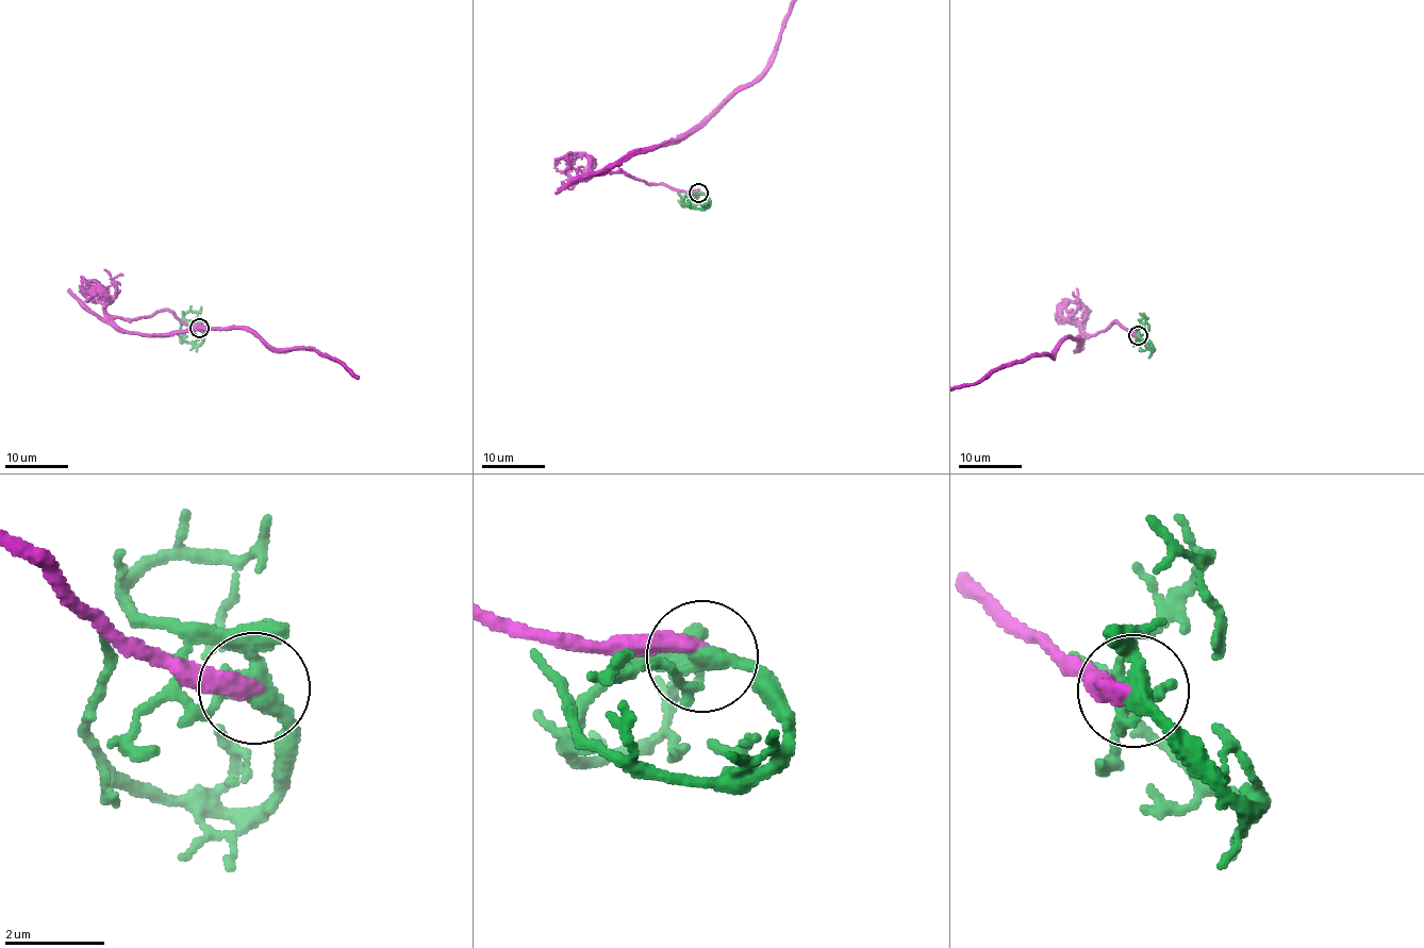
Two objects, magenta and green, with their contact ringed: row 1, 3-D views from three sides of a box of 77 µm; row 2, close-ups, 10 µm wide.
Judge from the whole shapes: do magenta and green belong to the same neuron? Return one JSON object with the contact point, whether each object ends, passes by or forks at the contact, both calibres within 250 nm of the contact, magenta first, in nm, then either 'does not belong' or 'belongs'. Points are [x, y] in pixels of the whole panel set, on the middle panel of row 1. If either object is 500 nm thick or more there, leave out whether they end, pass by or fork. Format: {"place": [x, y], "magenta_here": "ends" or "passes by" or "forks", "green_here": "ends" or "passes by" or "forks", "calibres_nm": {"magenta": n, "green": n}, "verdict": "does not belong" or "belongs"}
{"place": [698, 193], "magenta_here": "ends", "green_here": "passes by", "calibres_nm": {"magenta": 360, "green": 360}, "verdict": "belongs"}

